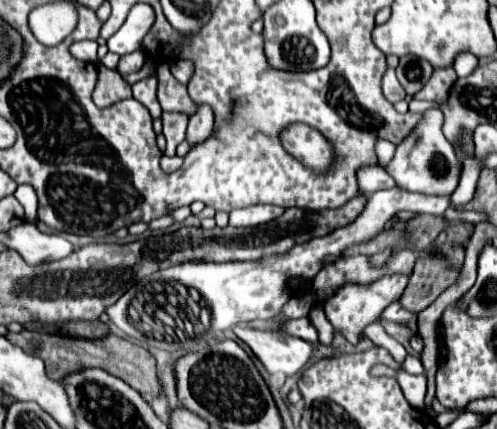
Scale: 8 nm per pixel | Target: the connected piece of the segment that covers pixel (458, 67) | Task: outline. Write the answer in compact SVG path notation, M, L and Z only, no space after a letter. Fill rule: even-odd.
M463 52L463 54L457 54L457 58L453 62L453 68L455 68L457 76L469 76L469 72L475 70L477 64L479 64L479 60L473 54Z

